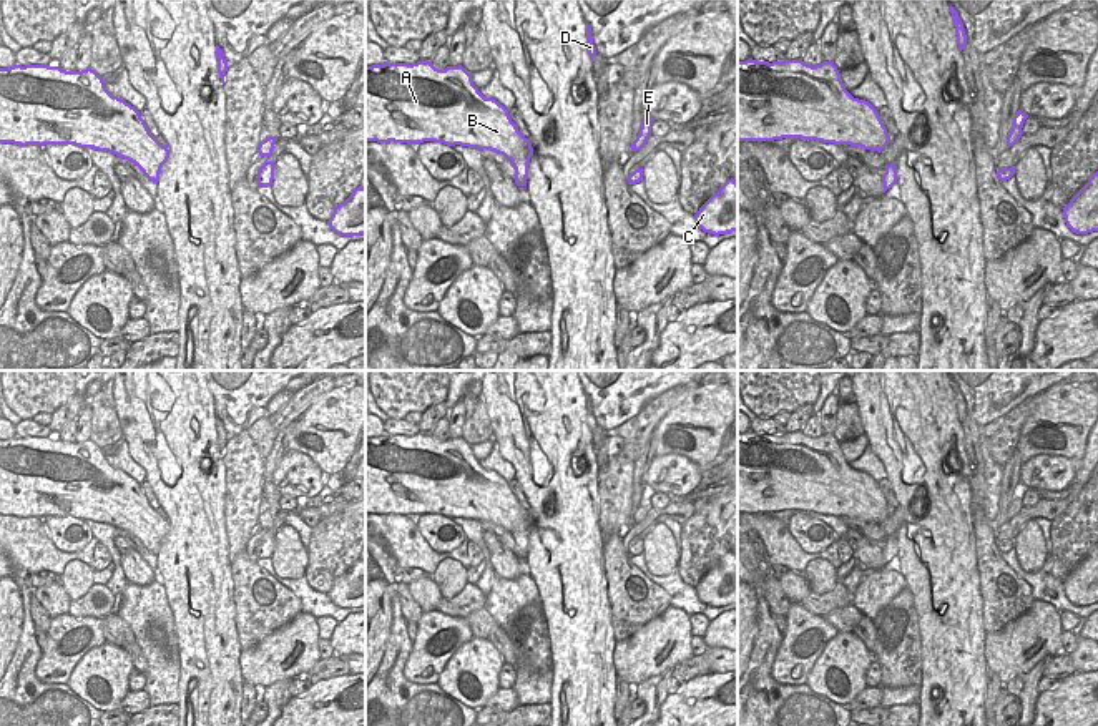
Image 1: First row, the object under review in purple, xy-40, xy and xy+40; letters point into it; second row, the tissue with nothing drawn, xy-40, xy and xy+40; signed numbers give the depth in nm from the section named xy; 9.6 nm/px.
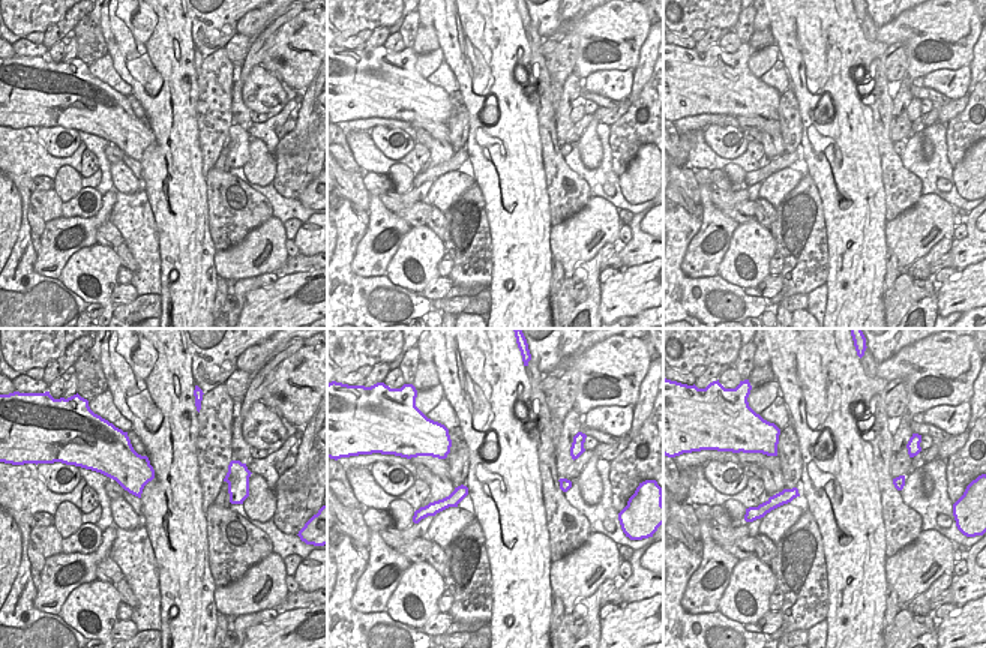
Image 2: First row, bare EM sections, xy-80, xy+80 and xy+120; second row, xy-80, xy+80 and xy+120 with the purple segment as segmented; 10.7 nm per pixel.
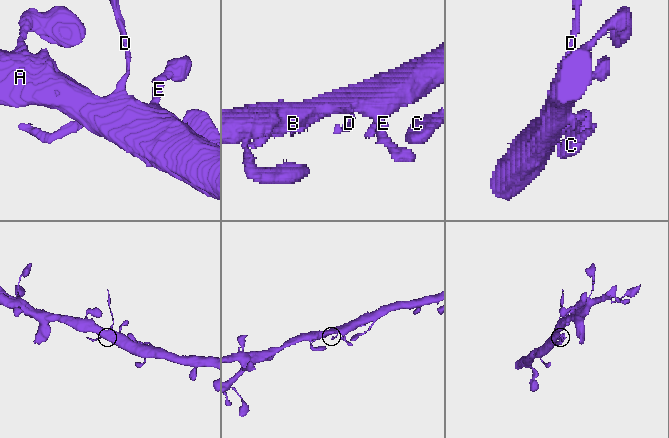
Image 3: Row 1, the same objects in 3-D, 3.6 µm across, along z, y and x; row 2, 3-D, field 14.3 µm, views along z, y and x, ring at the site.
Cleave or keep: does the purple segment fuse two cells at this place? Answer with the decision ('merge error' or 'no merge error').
no merge error

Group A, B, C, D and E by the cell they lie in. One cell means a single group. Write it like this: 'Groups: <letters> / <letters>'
Groups: A B C D E.

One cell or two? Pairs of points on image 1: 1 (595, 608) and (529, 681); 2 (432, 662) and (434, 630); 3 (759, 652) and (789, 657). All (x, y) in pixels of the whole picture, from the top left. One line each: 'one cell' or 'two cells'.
1: two cells
2: one cell
3: two cells

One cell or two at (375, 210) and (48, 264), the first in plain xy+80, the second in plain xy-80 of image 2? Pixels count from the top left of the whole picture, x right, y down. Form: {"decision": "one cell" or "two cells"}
{"decision": "one cell"}

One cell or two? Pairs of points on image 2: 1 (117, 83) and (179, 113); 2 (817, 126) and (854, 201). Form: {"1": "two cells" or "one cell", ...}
{"1": "two cells", "2": "one cell"}

